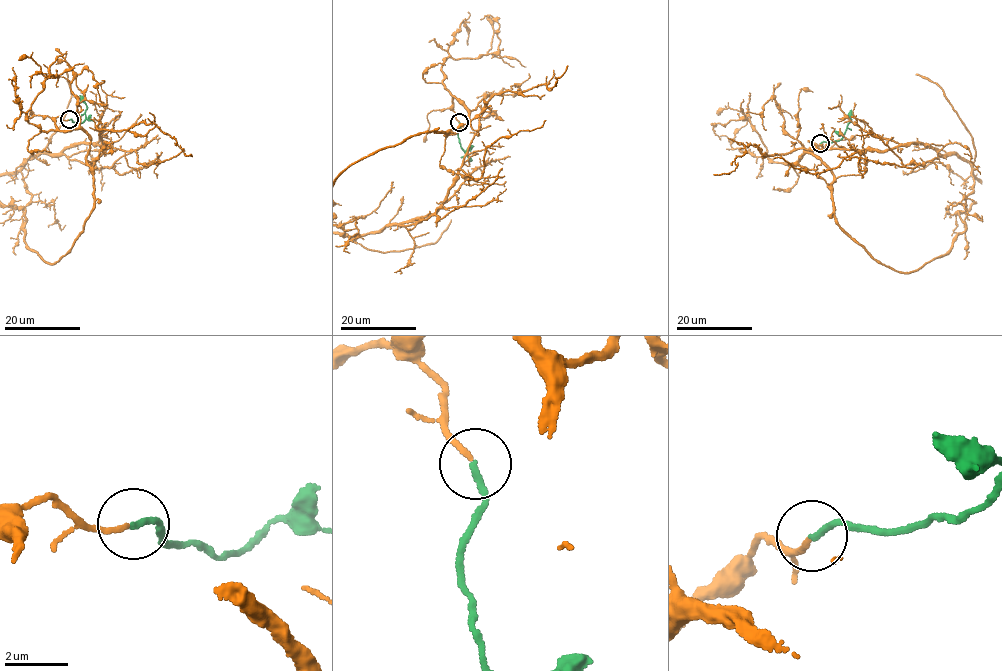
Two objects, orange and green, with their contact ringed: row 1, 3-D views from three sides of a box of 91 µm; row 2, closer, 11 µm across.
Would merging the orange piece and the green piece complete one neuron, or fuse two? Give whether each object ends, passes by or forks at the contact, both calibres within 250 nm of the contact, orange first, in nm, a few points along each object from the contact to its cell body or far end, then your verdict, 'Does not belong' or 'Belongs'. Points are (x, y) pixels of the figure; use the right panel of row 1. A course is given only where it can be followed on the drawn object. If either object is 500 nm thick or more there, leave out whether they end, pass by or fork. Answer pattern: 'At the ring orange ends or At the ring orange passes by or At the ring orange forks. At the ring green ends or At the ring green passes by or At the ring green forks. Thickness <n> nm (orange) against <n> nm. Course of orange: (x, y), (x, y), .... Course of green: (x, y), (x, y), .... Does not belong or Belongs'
At the ring orange ends. At the ring green ends. Thickness 160 nm (orange) against 190 nm. Course of orange: (820, 143), (798, 159), (884, 265), (965, 231), (969, 163), (918, 142), (749, 144), (713, 174). Course of green: (820, 143), (840, 140), (851, 118), (851, 109). Belongs

